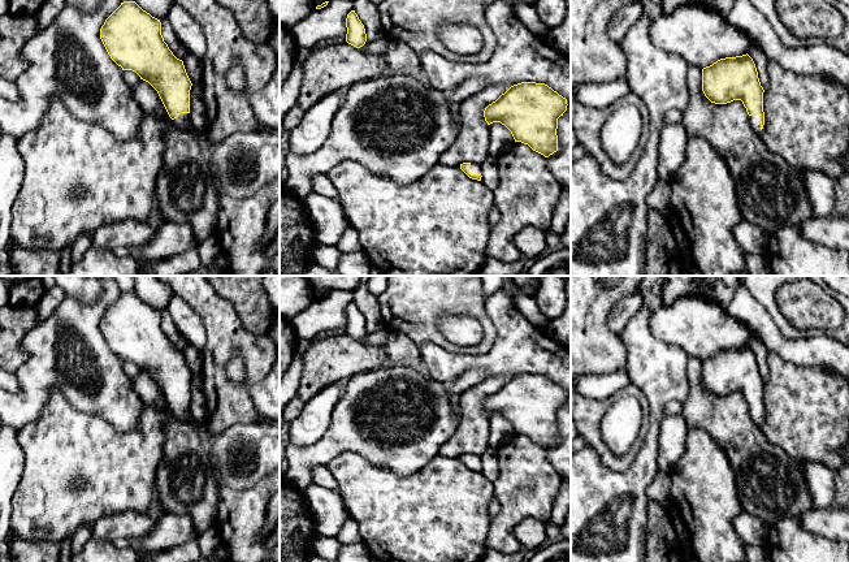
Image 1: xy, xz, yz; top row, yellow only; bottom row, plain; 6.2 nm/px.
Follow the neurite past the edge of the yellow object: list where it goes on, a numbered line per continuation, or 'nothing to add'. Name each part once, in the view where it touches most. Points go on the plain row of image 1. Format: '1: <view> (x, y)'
1: yz (754, 410)

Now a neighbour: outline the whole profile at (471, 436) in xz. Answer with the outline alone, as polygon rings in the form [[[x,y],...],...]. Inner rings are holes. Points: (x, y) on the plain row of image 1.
[[[489,377],[459,395],[460,418],[455,432],[439,449],[439,455],[460,458],[463,454],[481,457],[489,449],[489,416],[485,399],[504,385],[510,377]]]

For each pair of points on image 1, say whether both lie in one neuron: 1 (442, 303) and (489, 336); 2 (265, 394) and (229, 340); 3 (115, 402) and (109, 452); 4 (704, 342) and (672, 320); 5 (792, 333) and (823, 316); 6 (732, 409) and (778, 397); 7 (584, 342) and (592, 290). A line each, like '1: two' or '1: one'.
1: one
2: two
3: two
4: one
5: two
6: two
7: one

